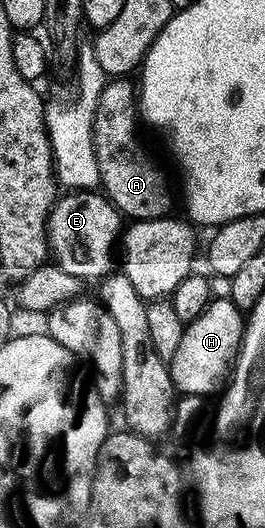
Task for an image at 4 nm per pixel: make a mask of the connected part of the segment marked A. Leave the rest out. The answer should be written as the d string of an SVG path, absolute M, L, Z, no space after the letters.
M129 78L110 79L99 94L93 119L95 162L99 164L101 179L99 188L122 217L130 221L157 220L170 211L169 184L164 174L153 165L152 158L145 153L144 146L137 141L137 120L139 124L134 81Z

